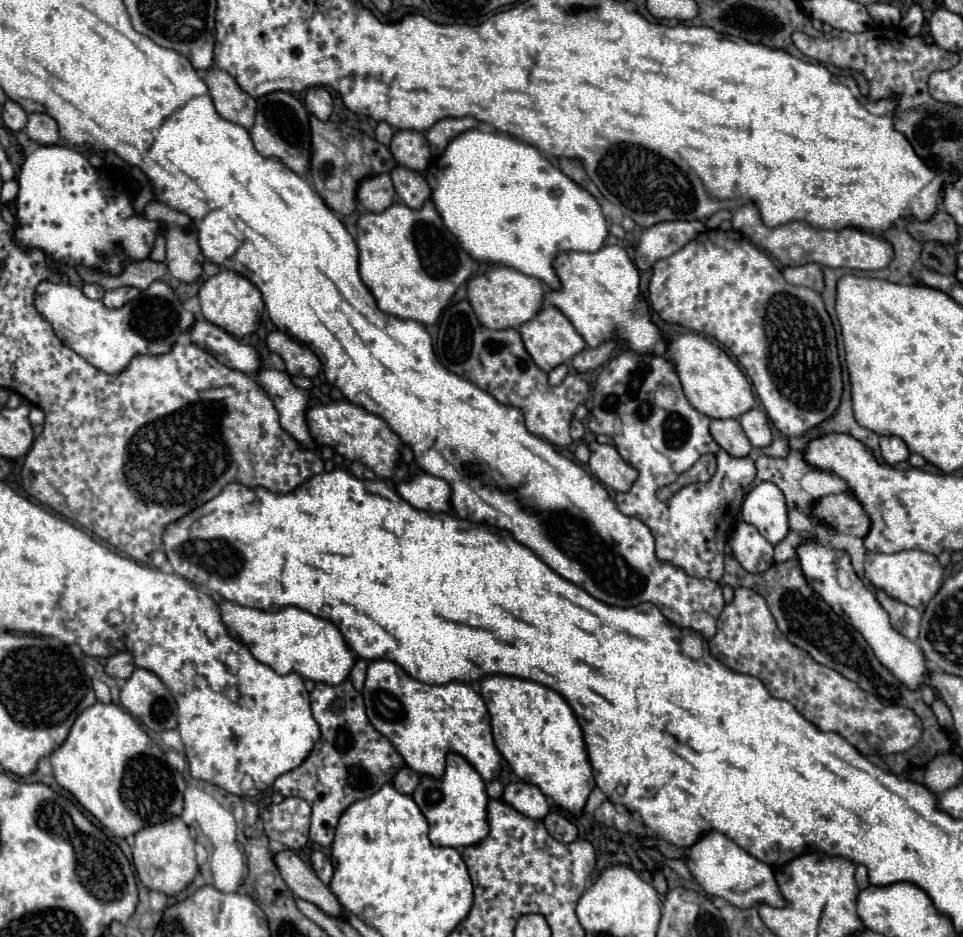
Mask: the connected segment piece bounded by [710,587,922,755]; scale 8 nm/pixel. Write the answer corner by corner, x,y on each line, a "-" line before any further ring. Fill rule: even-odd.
752,589
734,591
734,601
724,607
718,619
718,631
710,639
710,653
730,669
758,677
776,699
790,701
796,711
814,723
820,731
836,731
860,753
900,753
916,745
922,735
922,721
908,707
886,707
874,695
864,693
856,683
840,677
832,669
816,665
808,653
788,645
776,629
776,621
764,601

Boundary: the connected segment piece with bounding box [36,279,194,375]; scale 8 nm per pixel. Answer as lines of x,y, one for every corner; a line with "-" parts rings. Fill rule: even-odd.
160,279
120,309
108,309
102,301
88,299
74,285
42,281
36,287
36,309
52,323
56,337
66,347
110,375
122,373
136,355
168,353
178,335
190,331
194,325
194,315
182,307
174,289

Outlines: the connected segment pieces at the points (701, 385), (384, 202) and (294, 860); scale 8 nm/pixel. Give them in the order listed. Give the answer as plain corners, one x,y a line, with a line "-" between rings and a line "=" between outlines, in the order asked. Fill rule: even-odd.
684,333
668,343
668,355
676,365
684,395
700,413
712,419
738,419
756,405
752,385
748,383
746,375
718,343
698,333
=
380,173
380,175
364,177
358,183
356,197
358,197
358,203
364,209
374,211
374,213
384,211
388,205
392,205
396,201
396,191
394,191
390,175
388,173
=
280,851
276,855
276,865
280,869
282,879
288,883
288,887
294,891
298,899
314,903
320,911
324,911
330,917
344,915
340,901
334,897
328,885
324,885
294,851

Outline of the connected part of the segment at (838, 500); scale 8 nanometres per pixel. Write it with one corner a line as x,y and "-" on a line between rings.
850,491
822,497
820,505
816,505
816,513
812,515
812,523
816,525
818,521
826,521
836,527
836,531
854,537
866,537
870,531
870,517

